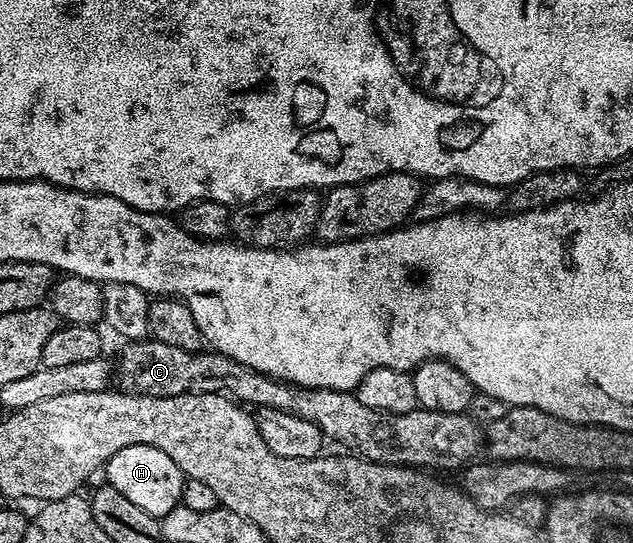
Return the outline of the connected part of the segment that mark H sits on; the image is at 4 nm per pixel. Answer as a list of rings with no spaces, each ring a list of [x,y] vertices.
[[[133,444],[121,448],[107,461],[105,467],[106,485],[117,488],[121,496],[126,496],[141,512],[149,512],[149,516],[161,519],[169,513],[174,506],[180,505],[183,500],[183,483],[185,476],[161,448],[153,448],[145,444]]]

